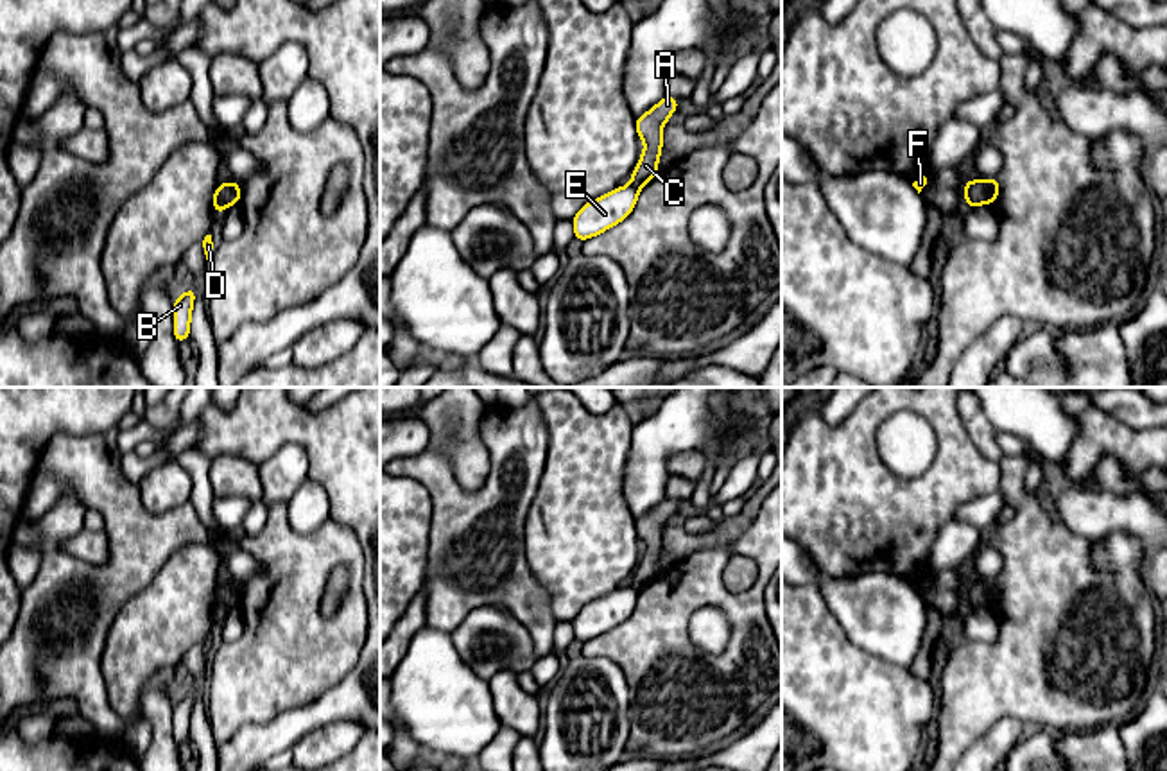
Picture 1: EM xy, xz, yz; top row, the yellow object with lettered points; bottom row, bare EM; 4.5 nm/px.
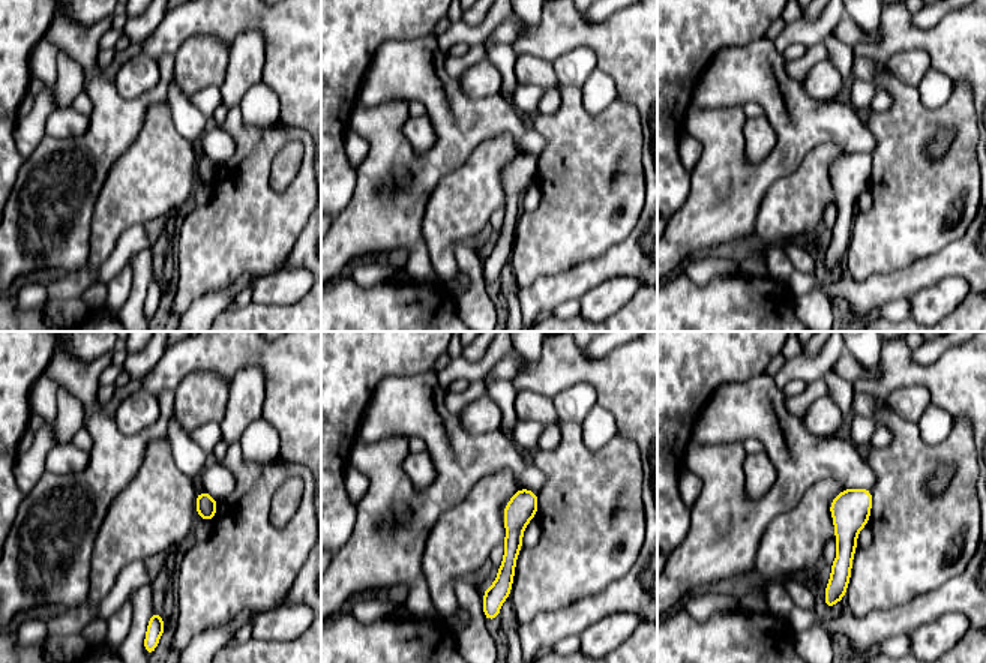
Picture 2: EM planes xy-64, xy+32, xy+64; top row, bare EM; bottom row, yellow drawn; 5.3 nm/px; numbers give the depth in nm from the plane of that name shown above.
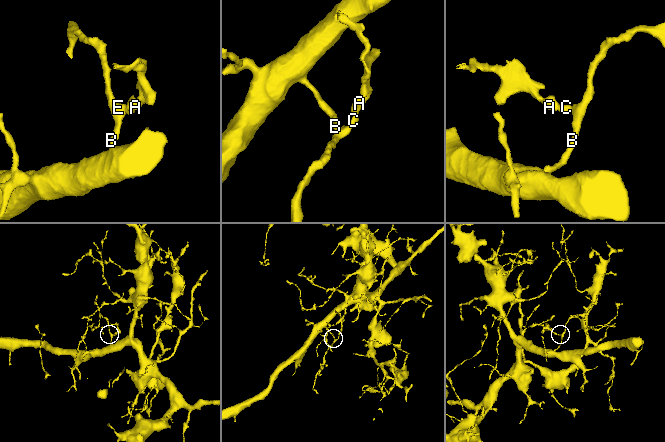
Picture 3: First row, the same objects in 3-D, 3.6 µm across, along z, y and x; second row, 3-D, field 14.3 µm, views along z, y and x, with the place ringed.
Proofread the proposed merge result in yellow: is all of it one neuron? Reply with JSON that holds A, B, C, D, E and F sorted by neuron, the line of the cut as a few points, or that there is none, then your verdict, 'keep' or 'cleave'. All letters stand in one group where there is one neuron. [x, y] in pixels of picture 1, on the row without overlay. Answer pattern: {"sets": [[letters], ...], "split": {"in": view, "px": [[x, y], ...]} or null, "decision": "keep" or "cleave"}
{"sets": [["A", "B", "C", "D", "E", "F"]], "split": null, "decision": "keep"}

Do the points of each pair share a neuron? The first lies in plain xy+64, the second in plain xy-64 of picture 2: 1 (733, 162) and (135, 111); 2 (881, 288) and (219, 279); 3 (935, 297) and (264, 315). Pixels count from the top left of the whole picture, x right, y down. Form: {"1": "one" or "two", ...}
{"1": "one", "2": "two", "3": "two"}

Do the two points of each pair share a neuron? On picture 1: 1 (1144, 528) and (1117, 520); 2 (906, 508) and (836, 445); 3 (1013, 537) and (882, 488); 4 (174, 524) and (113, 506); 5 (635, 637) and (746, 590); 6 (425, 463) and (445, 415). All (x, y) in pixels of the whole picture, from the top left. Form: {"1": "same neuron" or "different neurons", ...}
{"1": "same neuron", "2": "same neuron", "3": "different neurons", "4": "same neuron", "5": "same neuron", "6": "different neurons"}

